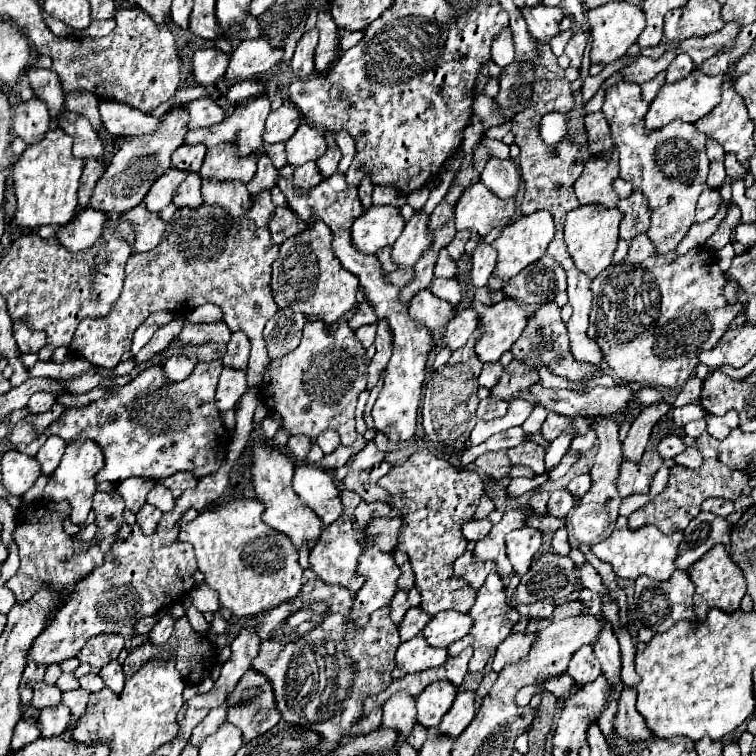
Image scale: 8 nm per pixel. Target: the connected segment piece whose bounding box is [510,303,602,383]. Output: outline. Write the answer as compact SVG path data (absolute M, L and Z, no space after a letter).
M544 303L534 311L534 315L530 317L530 323L526 325L526 331L520 335L518 343L514 343L514 347L510 351L512 351L514 359L526 363L528 367L536 369L538 365L544 365L550 373L566 377L568 381L574 381L574 383L590 383L590 381L602 377L602 369L594 367L592 363L576 361L572 357L568 331L560 317L560 307L556 303Z

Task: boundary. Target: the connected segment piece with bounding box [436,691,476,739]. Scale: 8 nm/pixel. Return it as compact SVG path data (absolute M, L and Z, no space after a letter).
M460 691L454 699L452 709L442 717L436 731L450 737L450 739L458 739L460 733L466 729L466 725L470 725L470 721L474 719L474 715L476 715L474 693L472 691Z

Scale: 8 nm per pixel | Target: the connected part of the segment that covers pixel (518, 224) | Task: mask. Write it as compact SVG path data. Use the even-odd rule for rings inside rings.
M536 211L532 215L522 215L516 221L512 221L510 225L506 225L502 229L502 233L492 241L492 247L498 253L498 261L496 261L496 271L494 275L498 275L500 279L508 281L512 279L516 273L520 273L526 265L538 261L544 253L548 243L554 239L554 219L548 211Z

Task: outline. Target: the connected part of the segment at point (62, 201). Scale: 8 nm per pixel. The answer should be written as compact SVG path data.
M50 129L40 143L28 145L20 159L12 165L14 191L16 191L16 225L40 227L40 225L66 225L76 213L76 191L82 175L84 161L72 157L72 139L62 129Z

